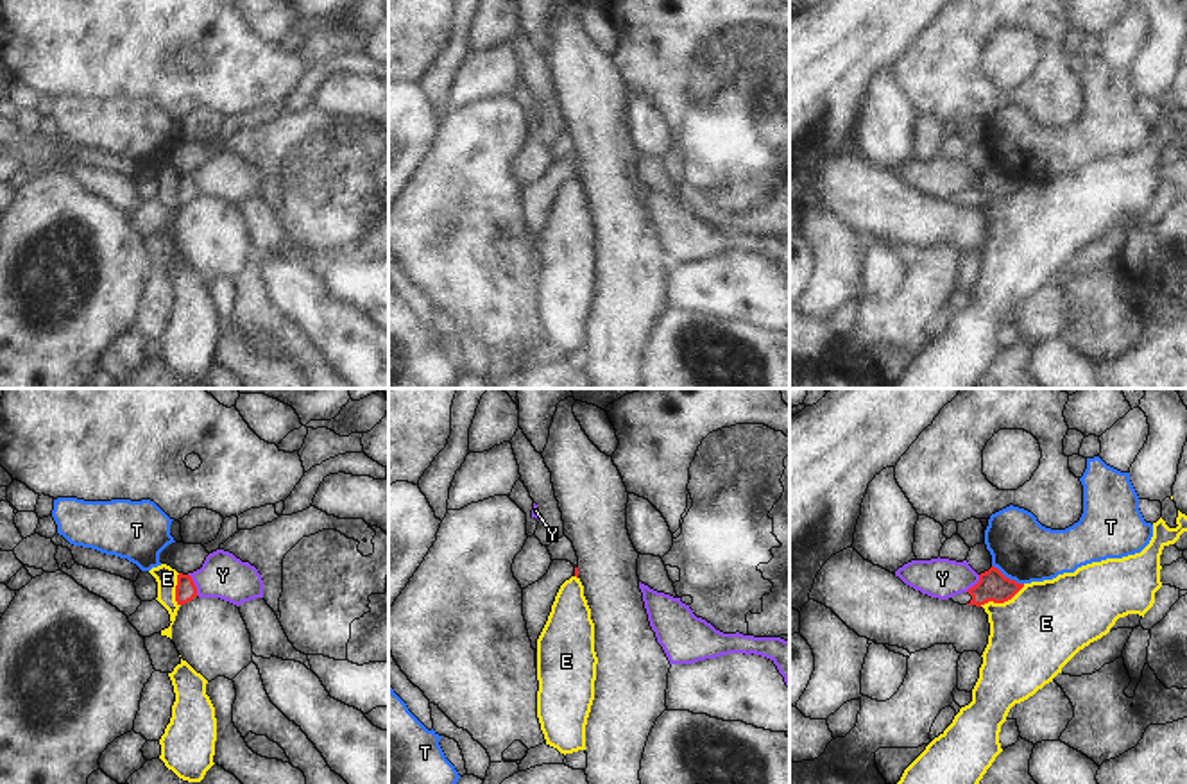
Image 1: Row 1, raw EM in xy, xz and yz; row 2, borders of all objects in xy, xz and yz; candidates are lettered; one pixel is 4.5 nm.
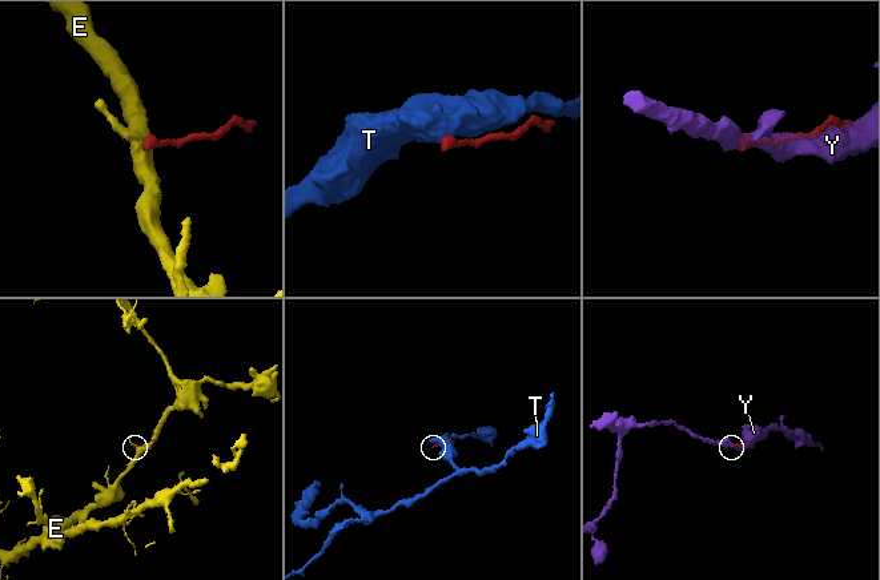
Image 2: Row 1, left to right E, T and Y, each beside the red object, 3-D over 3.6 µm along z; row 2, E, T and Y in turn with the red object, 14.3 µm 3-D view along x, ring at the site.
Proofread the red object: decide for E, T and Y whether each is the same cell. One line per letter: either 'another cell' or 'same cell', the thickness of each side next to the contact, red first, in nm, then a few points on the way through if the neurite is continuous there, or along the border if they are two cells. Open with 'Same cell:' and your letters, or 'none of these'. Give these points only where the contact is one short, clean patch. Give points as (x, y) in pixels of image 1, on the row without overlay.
Same cell: none of these
E: another cell; calibres 140 and 380 nm; border yz (1024, 183), (1003, 201), (985, 201), (980, 204)
T: another cell; calibres 140 and 280 nm; border yz (992, 163), (1007, 176), (1023, 183)
Y: another cell; calibres 100 and 200 nm

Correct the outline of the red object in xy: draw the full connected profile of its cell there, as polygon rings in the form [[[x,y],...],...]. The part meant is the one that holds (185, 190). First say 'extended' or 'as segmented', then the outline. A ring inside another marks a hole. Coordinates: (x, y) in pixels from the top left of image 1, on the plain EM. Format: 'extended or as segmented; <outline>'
as segmented; [[[177,174],[177,184],[175,184],[175,200],[177,204],[184,204],[188,200],[192,200],[193,197],[197,197],[197,186],[192,179],[190,174]]]

